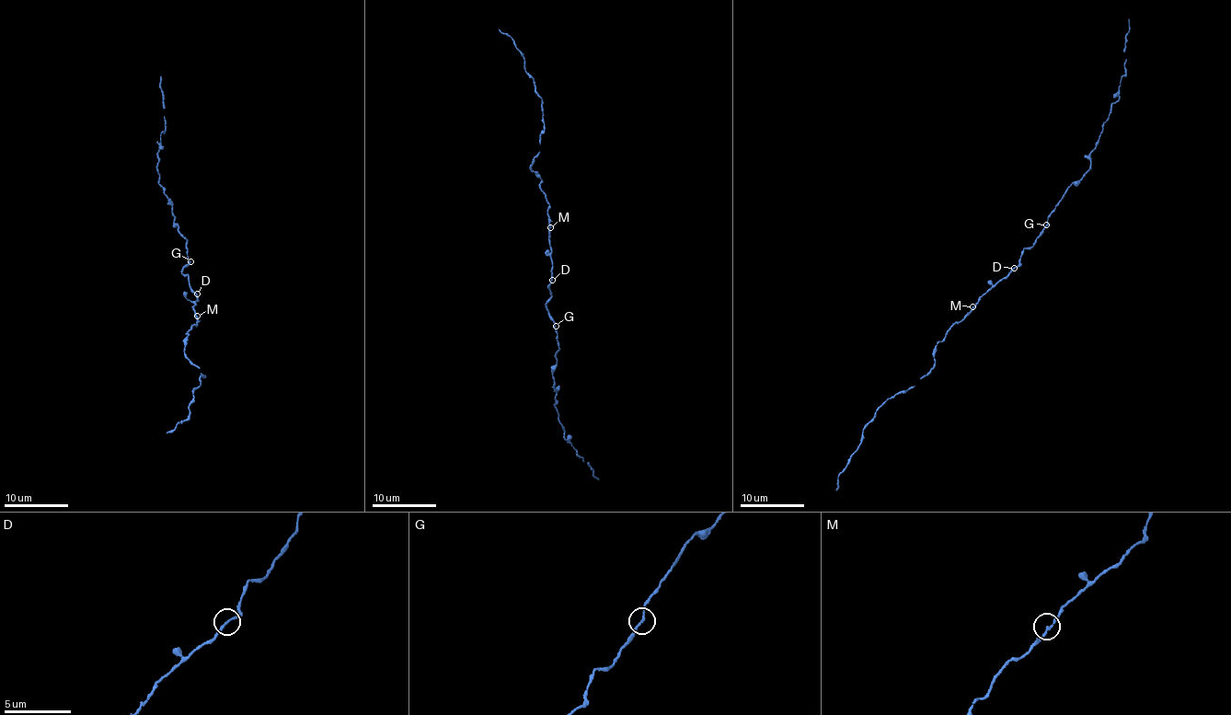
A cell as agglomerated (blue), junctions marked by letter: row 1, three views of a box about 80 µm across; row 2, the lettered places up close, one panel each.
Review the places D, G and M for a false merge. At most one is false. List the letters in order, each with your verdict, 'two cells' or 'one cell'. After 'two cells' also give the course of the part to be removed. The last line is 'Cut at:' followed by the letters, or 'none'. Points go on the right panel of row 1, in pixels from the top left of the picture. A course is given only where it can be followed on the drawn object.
D: one cell
G: one cell
M: one cell
Cut at: none

